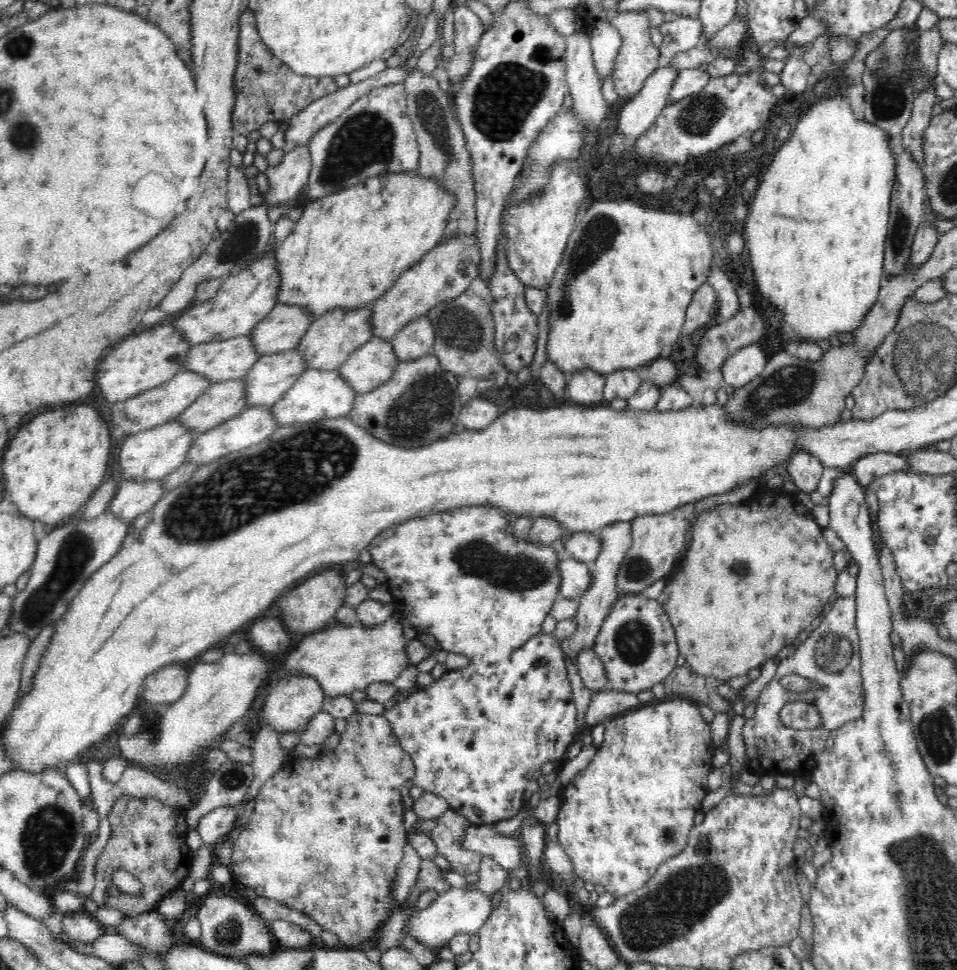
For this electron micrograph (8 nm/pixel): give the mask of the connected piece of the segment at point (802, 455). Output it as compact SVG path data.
M797 451L789 460L789 467L786 468L790 480L806 494L817 490L824 469L822 463L812 458L806 451Z

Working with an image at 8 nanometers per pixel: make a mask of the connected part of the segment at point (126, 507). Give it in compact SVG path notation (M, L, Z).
M122 480L116 486L108 510L130 524L142 513L148 512L163 497L165 491L159 480Z

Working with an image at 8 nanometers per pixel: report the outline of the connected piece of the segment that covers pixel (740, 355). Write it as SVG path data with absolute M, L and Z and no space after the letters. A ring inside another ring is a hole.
M760 342L740 348L722 364L724 385L734 389L746 387L752 380L762 375L767 360Z

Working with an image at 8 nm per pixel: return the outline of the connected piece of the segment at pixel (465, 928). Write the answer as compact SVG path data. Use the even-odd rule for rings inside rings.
M451 886L447 891L439 893L428 907L414 912L404 931L426 947L436 950L446 947L455 934L466 933L471 936L476 934L492 911L491 898L484 895L482 890L472 887L459 889Z

